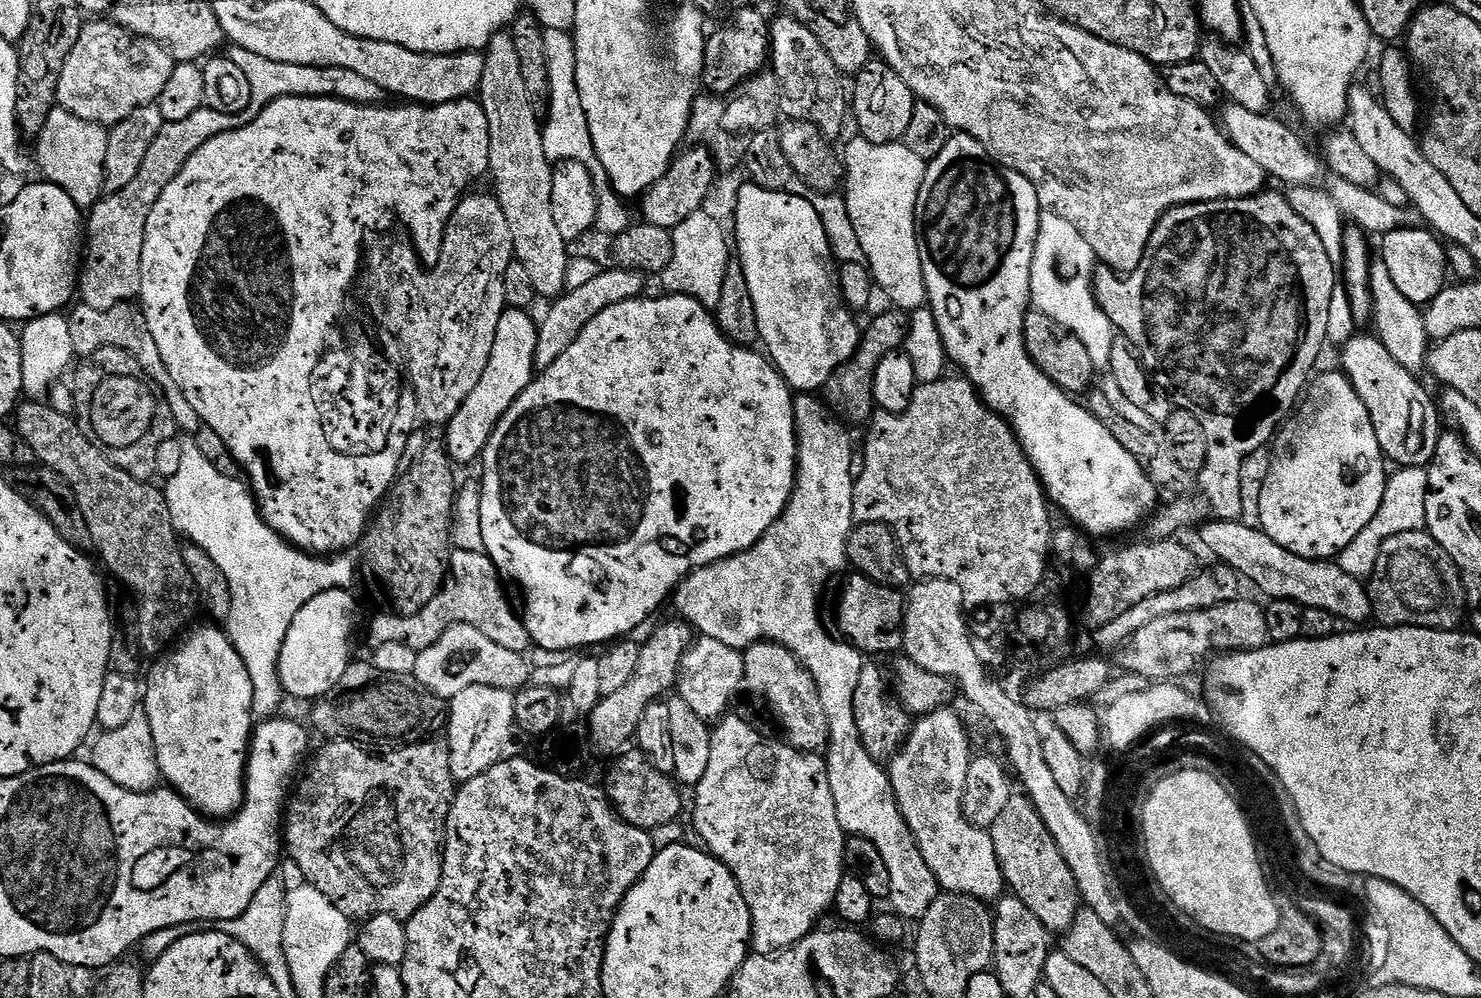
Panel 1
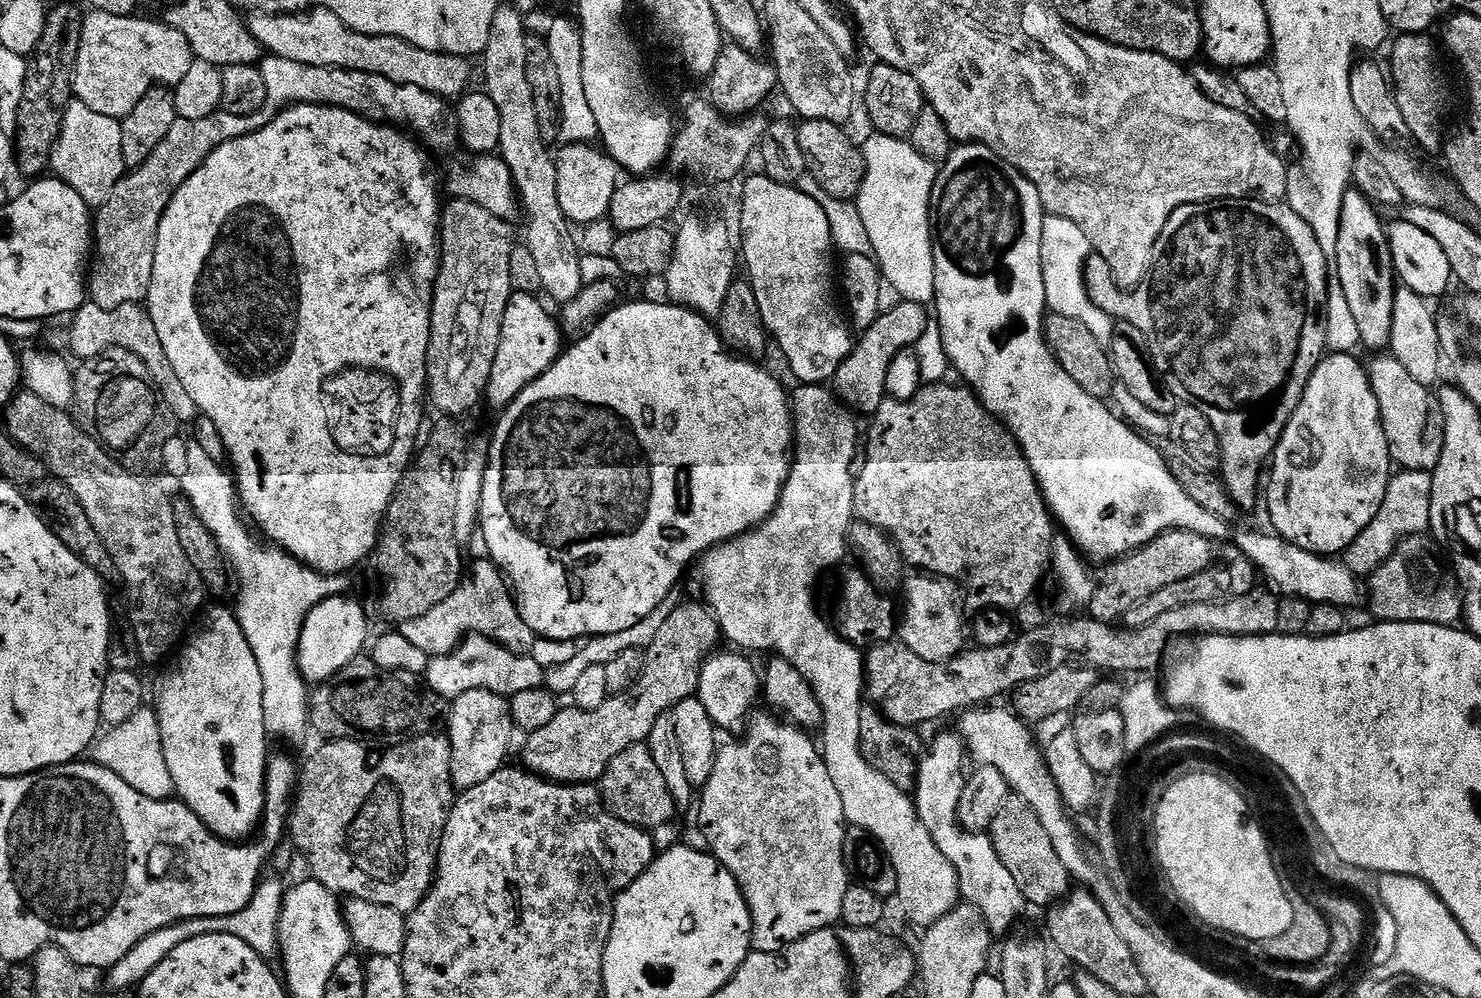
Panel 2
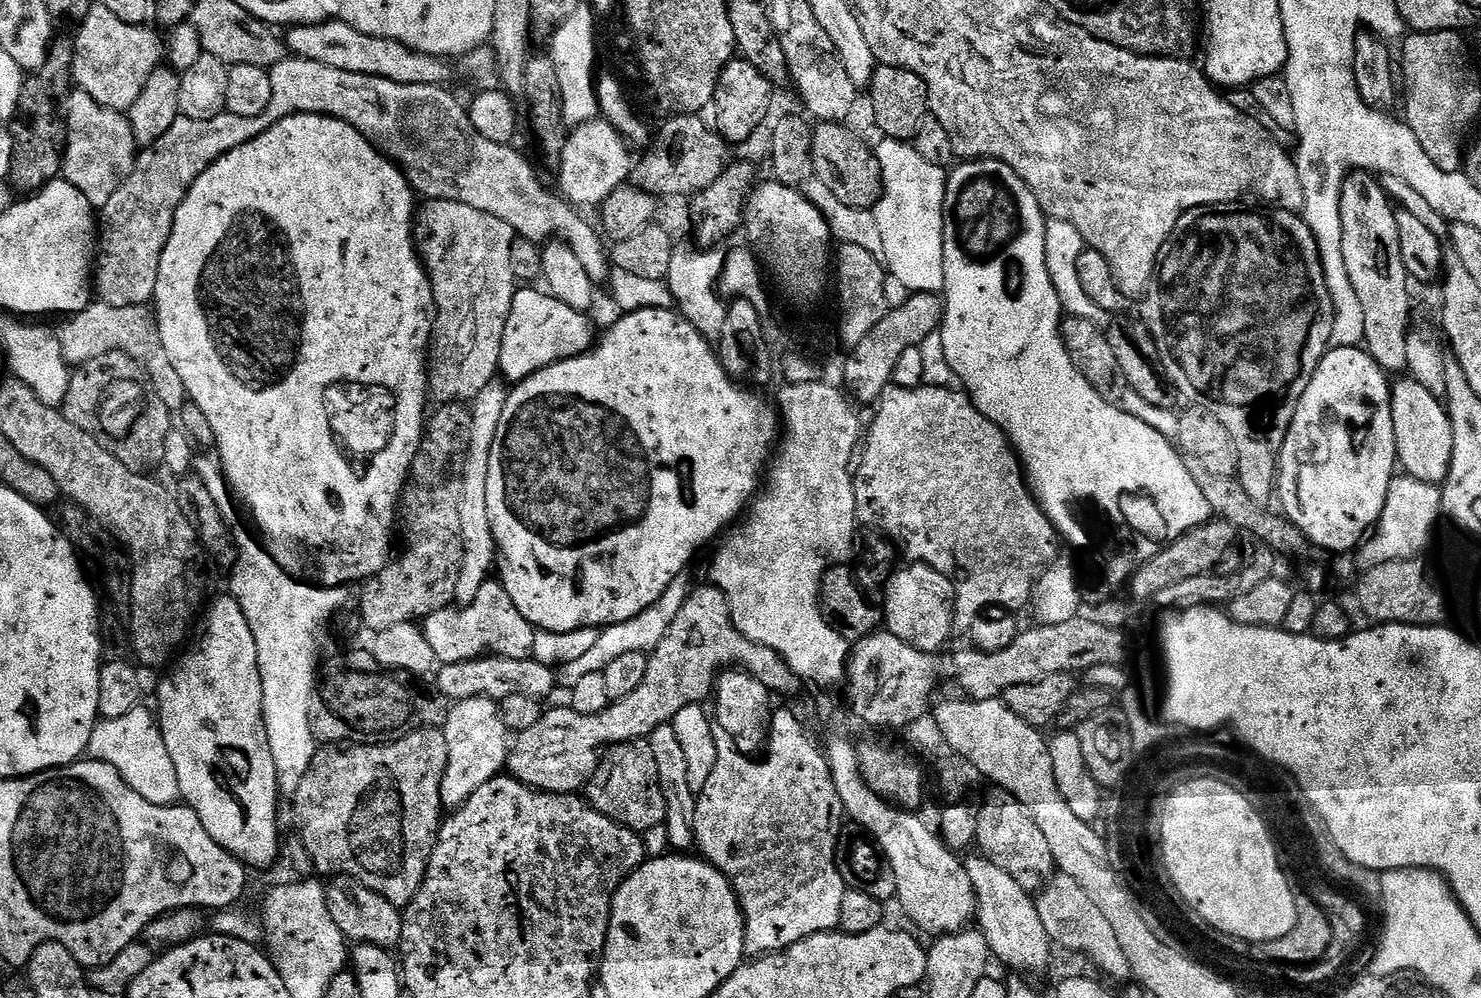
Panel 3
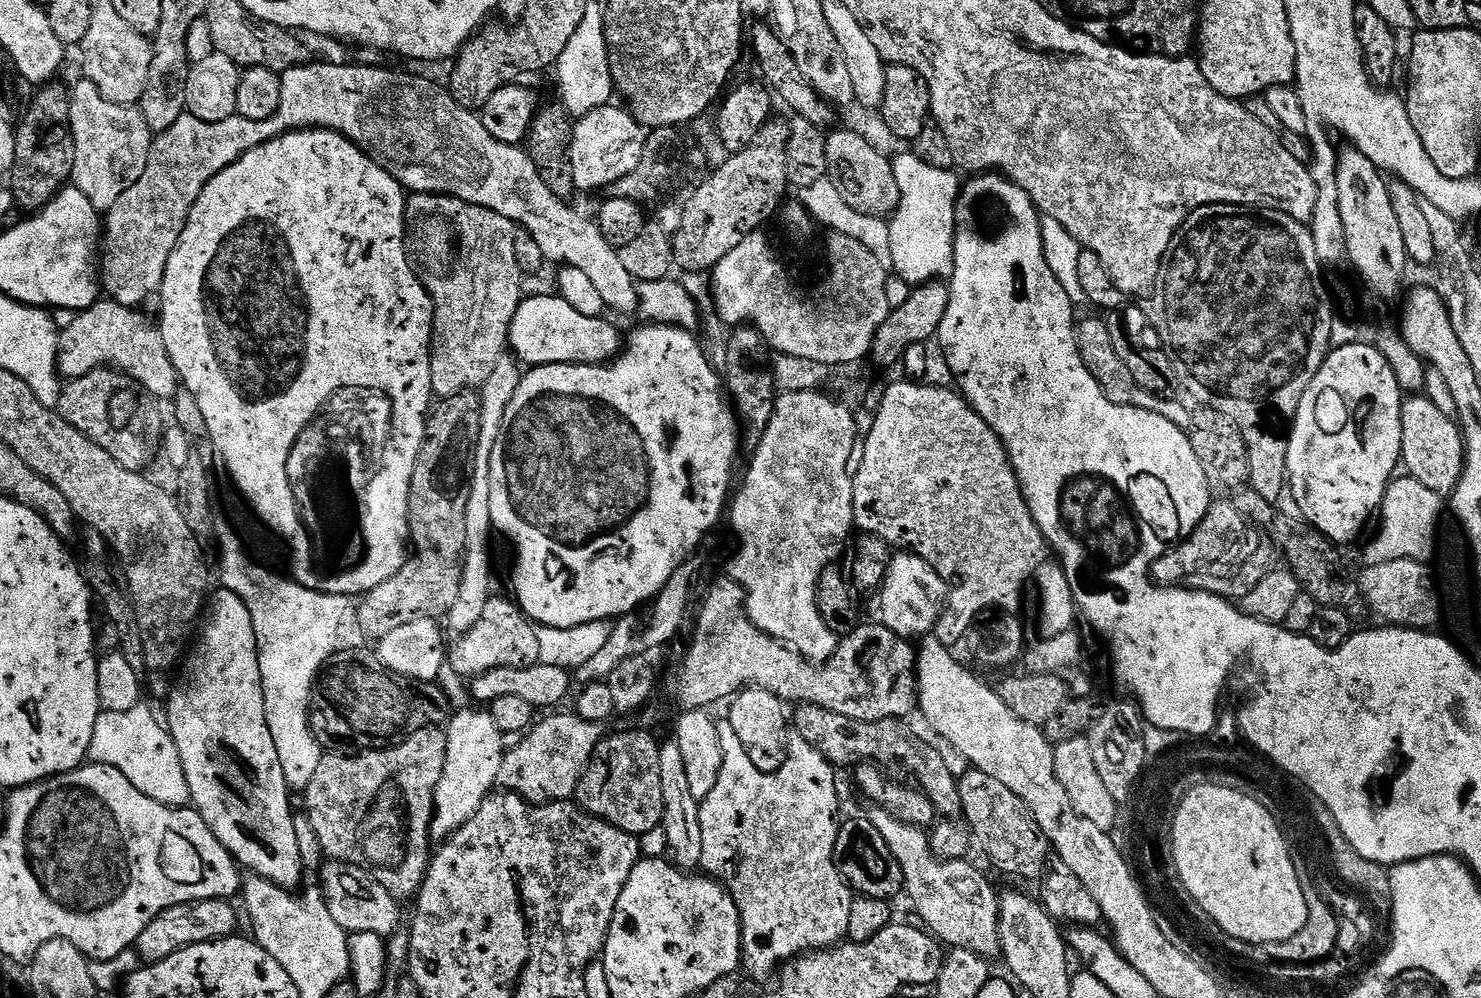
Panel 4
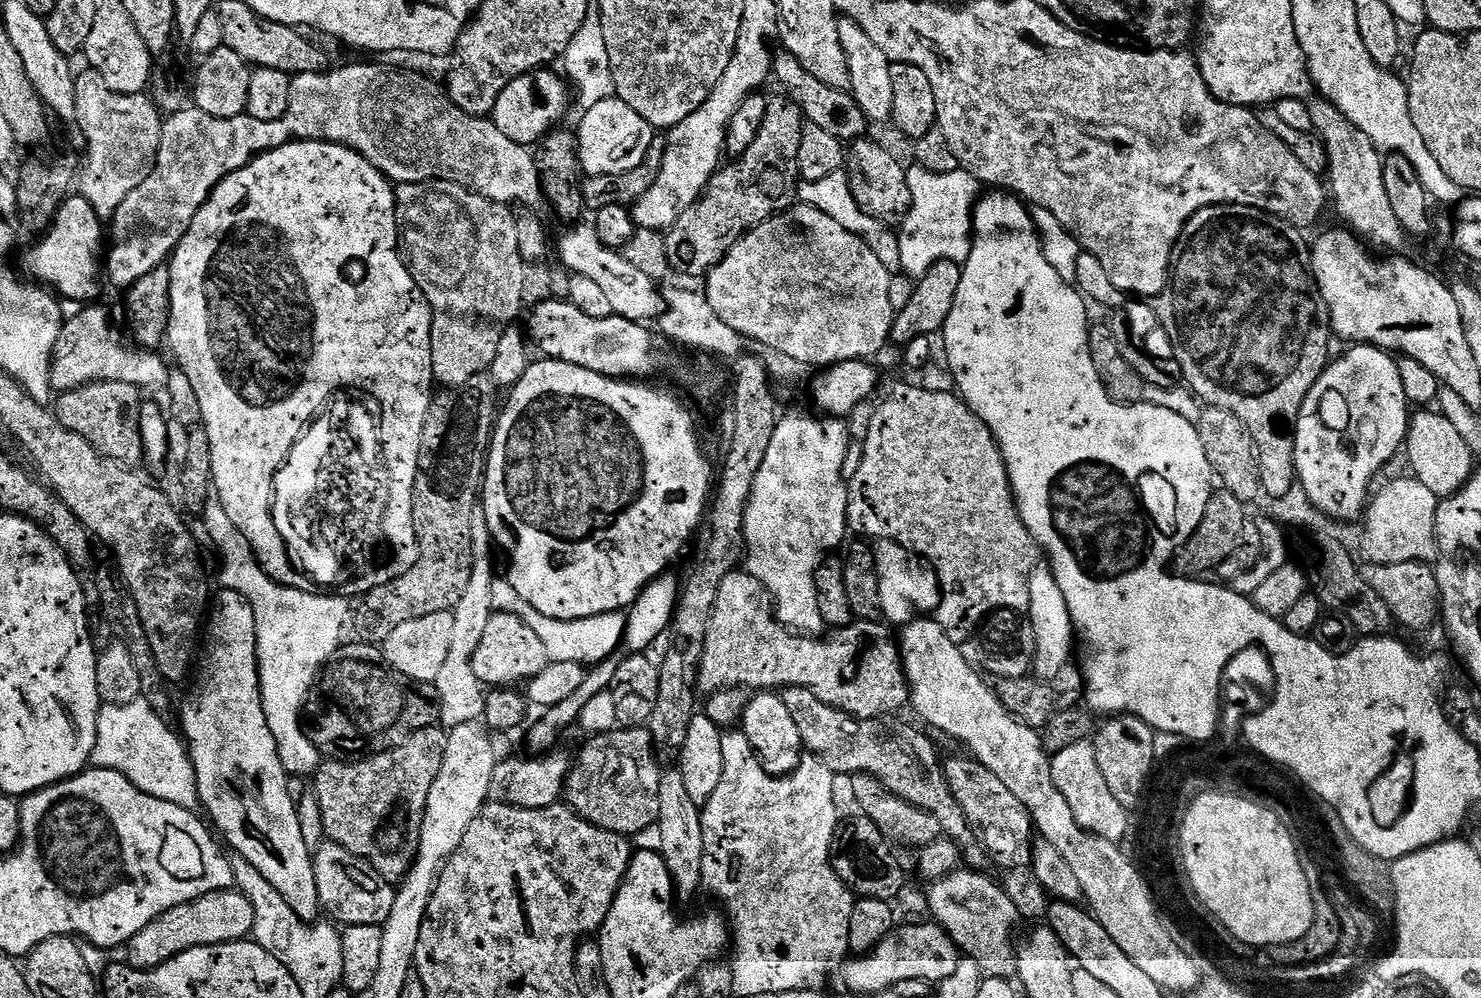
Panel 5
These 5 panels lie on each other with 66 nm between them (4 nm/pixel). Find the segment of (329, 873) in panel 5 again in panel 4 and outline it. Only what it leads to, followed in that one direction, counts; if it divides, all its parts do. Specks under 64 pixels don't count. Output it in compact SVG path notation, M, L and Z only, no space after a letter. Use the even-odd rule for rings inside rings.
M328 860L318 879L321 880L319 883L322 885L324 898L328 901L330 914L344 932L378 934L387 938L401 927L401 905L386 890L386 886L379 884L365 868L347 864L344 860Z

